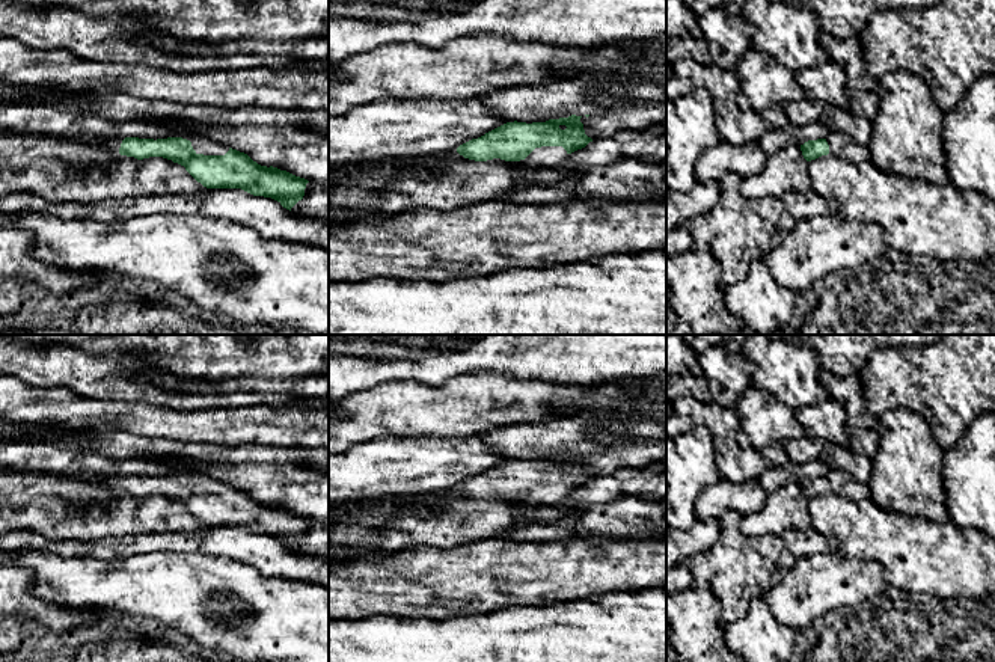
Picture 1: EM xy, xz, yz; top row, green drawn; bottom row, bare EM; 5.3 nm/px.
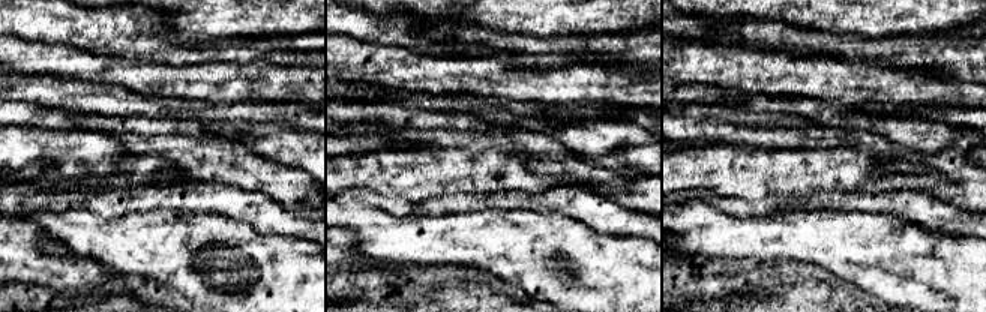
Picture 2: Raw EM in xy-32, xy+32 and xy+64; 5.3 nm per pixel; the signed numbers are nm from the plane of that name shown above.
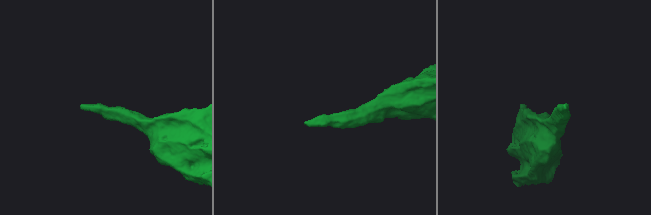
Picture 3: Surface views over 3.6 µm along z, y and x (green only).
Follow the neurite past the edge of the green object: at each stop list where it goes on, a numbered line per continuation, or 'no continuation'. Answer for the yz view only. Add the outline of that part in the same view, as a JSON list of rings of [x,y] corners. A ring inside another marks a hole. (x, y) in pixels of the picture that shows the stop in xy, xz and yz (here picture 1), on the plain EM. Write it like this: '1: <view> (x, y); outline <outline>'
1: yz (841, 483); outline [[[829,469],[825,477],[829,483],[829,490],[837,495],[850,499],[865,499],[870,495],[868,483],[859,483],[844,470]]]

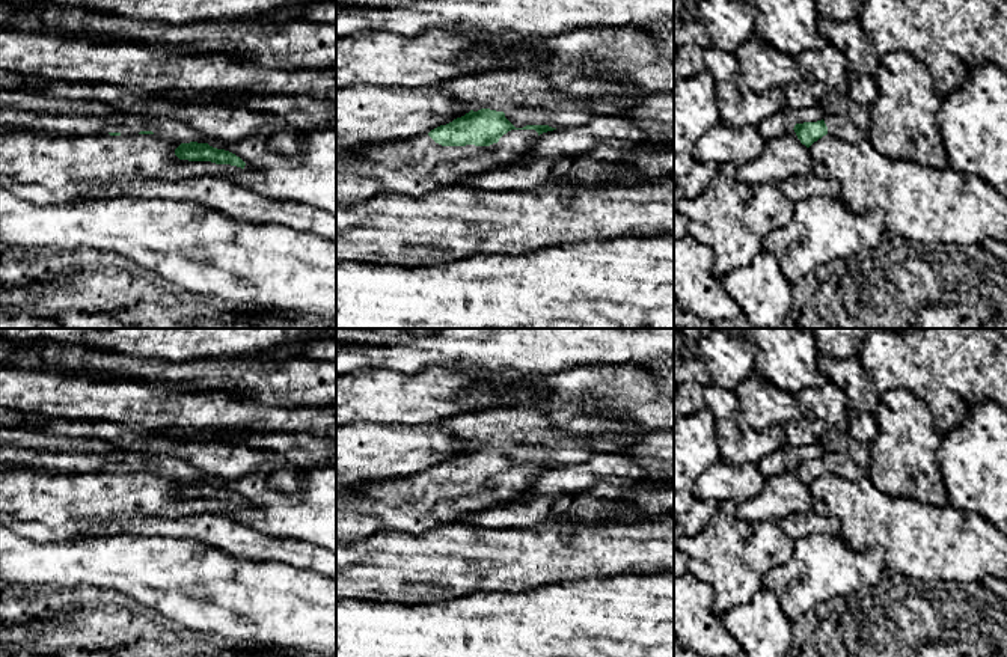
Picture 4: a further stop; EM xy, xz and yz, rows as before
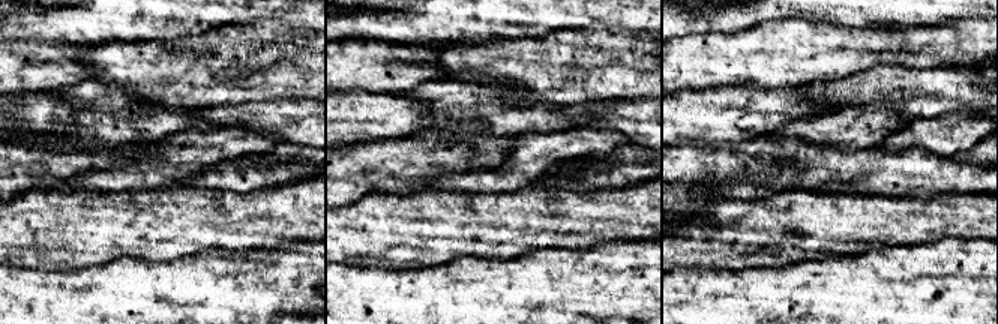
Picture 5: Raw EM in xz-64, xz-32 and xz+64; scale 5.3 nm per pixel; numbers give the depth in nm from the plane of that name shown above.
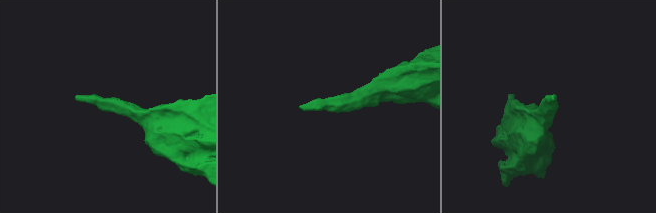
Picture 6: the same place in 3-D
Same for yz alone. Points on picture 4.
1: yz (840, 464); outline [[[825,452],[823,458],[828,464],[828,472],[832,472],[838,476],[856,481],[868,475],[862,467],[859,467],[844,454]]]

